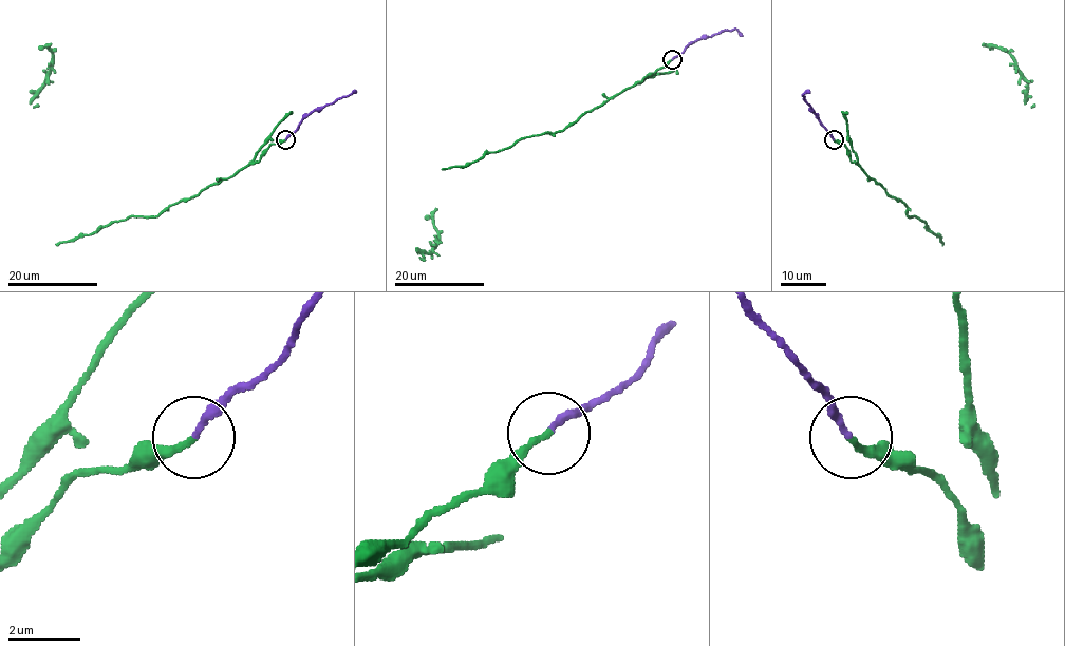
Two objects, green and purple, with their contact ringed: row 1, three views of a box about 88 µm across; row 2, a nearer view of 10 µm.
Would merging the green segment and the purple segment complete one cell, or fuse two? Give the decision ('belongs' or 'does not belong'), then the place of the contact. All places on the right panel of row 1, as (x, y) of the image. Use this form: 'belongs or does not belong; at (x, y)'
does not belong; at (834, 139)

